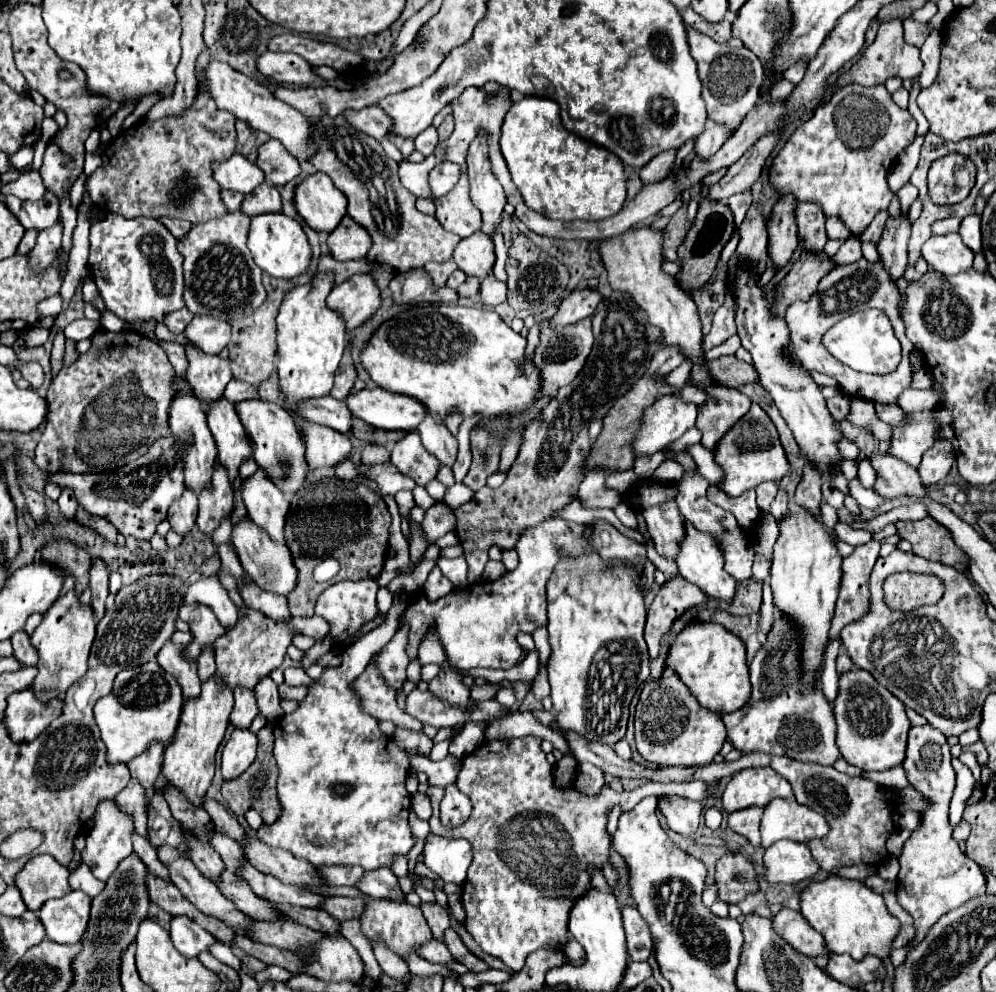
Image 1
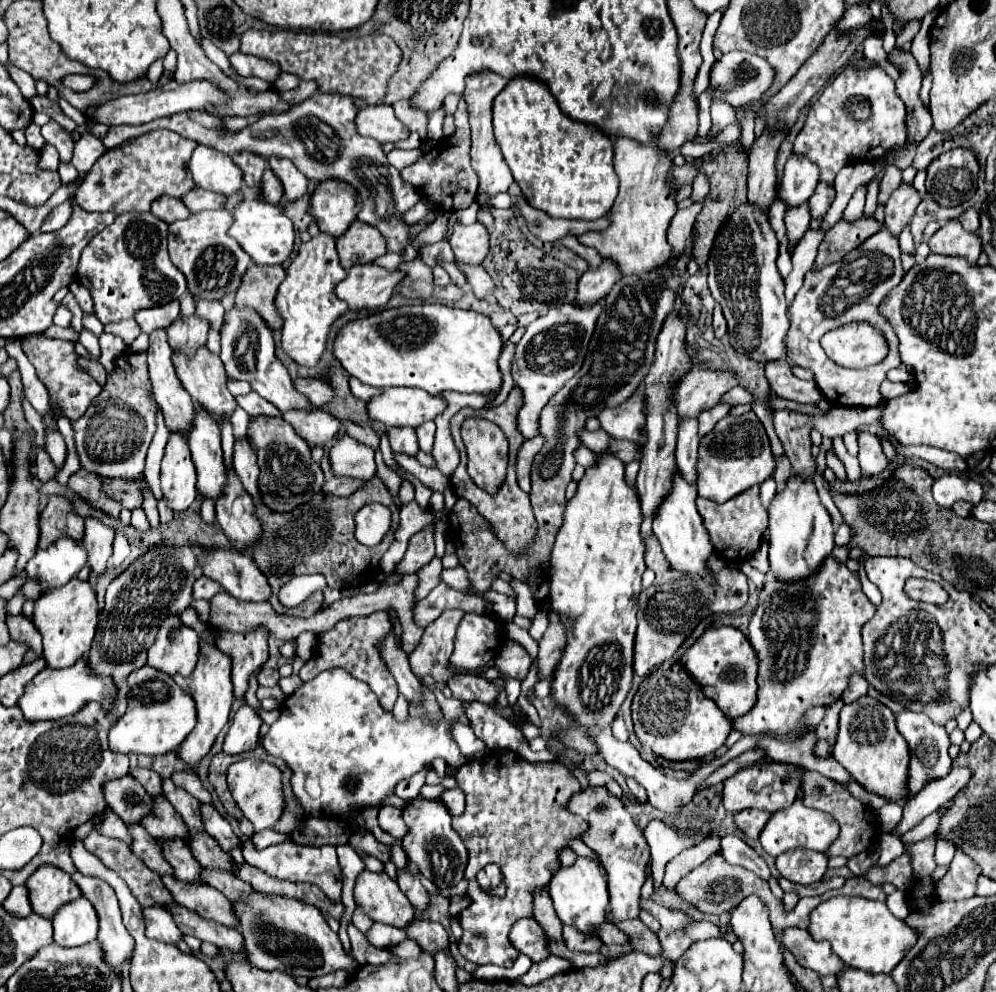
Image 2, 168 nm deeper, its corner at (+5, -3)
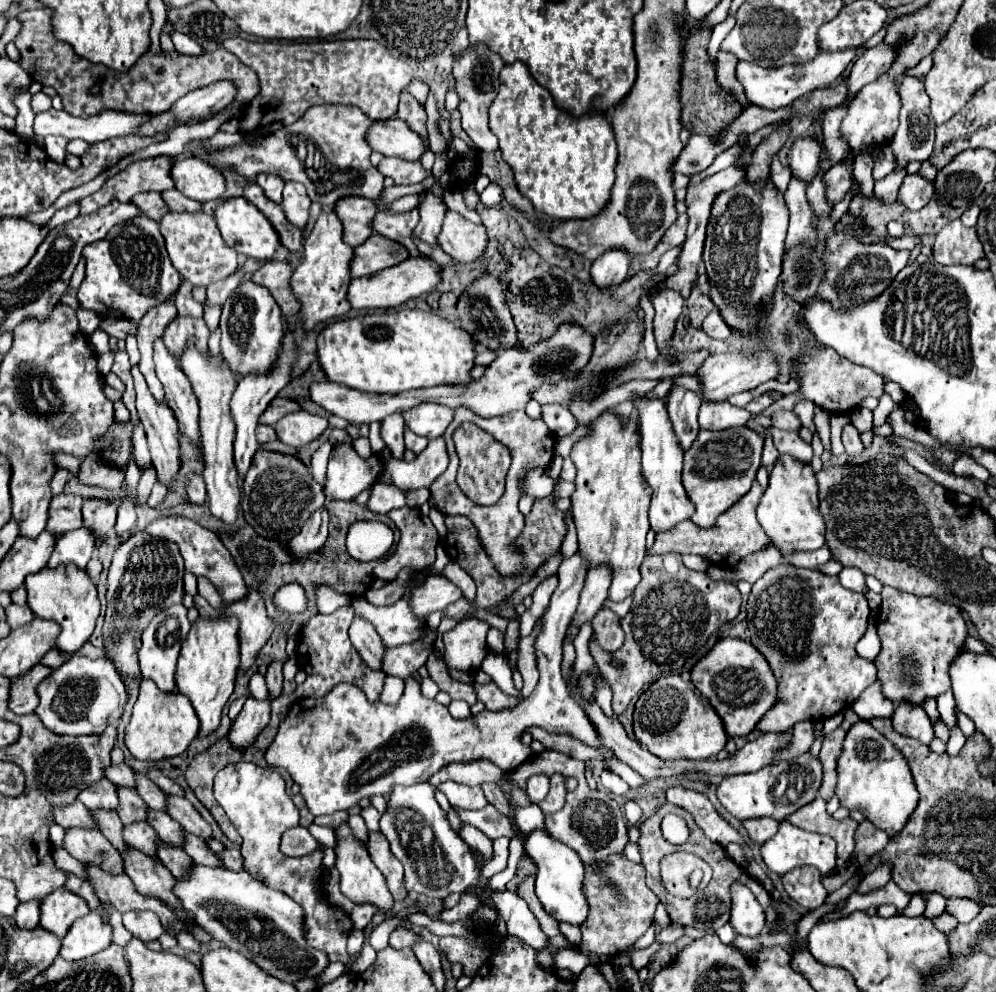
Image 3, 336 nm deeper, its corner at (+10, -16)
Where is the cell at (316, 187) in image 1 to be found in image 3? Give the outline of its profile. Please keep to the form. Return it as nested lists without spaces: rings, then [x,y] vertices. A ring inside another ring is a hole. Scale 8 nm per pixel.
[[[344,196],[342,200],[336,202],[334,212],[344,228],[342,240],[352,248],[360,246],[372,234],[372,218],[376,206],[372,206],[370,200],[358,196]]]

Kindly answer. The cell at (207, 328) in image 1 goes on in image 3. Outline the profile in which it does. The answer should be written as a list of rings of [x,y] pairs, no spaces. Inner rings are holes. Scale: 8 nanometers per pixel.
[[[242,270],[236,272],[236,276],[230,276],[228,280],[222,280],[220,284],[214,284],[212,288],[206,290],[206,302],[208,306],[224,306],[226,298],[232,294],[232,290],[238,286],[240,282],[240,276],[242,276]]]

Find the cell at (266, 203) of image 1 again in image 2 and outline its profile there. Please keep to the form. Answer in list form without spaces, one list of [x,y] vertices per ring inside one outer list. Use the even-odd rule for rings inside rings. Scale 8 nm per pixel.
[[[267,167],[265,175],[263,175],[263,201],[277,205],[281,199],[283,199],[281,181],[277,179],[277,175],[273,175],[271,167]]]

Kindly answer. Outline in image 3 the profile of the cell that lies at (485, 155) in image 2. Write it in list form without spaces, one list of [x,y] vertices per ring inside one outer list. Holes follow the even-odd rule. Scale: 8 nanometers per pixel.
[[[482,44],[480,48],[466,48],[464,56],[454,64],[454,78],[456,78],[456,94],[460,96],[460,114],[462,114],[462,128],[472,138],[474,146],[480,152],[494,152],[498,148],[496,136],[488,128],[488,108],[498,94],[498,74],[502,70],[502,60],[494,52],[488,52]]]

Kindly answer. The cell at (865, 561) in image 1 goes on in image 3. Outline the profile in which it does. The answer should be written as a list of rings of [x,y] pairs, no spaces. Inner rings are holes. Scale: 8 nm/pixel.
[[[780,564],[768,570],[754,586],[746,604],[748,610],[748,632],[752,646],[768,660],[776,680],[778,694],[776,704],[762,716],[754,730],[768,734],[788,730],[788,722],[804,720],[824,720],[840,712],[842,708],[852,706],[852,702],[876,682],[876,668],[870,660],[864,660],[856,654],[854,646],[864,636],[868,626],[868,602],[862,594],[844,588],[838,582],[838,576],[822,574],[820,570],[798,568],[792,564]]]

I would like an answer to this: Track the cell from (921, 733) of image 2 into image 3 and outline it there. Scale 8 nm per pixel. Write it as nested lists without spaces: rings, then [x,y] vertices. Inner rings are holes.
[[[898,704],[892,716],[892,728],[902,736],[920,740],[926,746],[930,746],[930,742],[936,738],[928,714],[922,708],[908,708],[908,704]]]

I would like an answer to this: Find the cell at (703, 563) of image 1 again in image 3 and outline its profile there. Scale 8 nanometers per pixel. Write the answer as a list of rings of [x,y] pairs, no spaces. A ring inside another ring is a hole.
[[[634,398],[632,400],[638,418],[640,418],[640,436],[642,436],[642,478],[652,490],[652,500],[648,508],[648,518],[650,518],[650,528],[656,534],[672,530],[678,522],[688,520],[694,512],[694,504],[688,498],[684,486],[682,486],[682,452],[676,448],[676,436],[672,436],[672,424],[668,420],[666,412],[666,402],[660,400],[644,400],[644,398]]]

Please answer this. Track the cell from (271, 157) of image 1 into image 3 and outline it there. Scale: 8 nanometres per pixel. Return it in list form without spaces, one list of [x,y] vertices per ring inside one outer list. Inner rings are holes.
[[[292,180],[284,182],[284,200],[282,200],[282,210],[288,218],[288,222],[296,228],[304,228],[308,220],[308,210],[310,210],[310,200],[304,192],[302,184],[296,184]]]

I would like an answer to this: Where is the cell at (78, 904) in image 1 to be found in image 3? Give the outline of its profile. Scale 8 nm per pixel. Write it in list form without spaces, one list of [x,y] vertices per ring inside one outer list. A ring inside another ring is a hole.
[[[88,912],[86,916],[78,918],[68,934],[62,938],[60,956],[64,960],[82,960],[86,956],[92,956],[112,942],[112,928],[110,924],[104,924],[100,916],[94,912]]]

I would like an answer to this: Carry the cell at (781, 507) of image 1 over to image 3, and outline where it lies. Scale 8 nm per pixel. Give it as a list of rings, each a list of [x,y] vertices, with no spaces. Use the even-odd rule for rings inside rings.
[[[768,430],[768,436],[766,436],[766,440],[764,440],[762,466],[764,466],[764,468],[772,468],[776,462],[778,462],[778,450],[774,448],[774,444],[772,444],[772,436],[770,436],[770,430]]]

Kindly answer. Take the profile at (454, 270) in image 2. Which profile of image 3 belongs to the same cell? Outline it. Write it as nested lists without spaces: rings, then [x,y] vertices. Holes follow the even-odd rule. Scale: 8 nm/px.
[[[416,208],[406,214],[386,214],[386,216],[376,214],[374,232],[402,244],[408,250],[408,258],[416,258],[416,256],[420,256],[420,250],[416,248],[416,244],[412,240],[412,230],[416,228],[418,220],[420,220],[420,216],[418,216]]]

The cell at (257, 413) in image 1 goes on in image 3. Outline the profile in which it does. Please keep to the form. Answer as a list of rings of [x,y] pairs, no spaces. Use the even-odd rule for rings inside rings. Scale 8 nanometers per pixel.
[[[258,450],[252,458],[252,466],[244,480],[244,496],[242,496],[242,512],[246,522],[264,538],[290,542],[296,532],[300,532],[302,524],[324,506],[322,486],[312,478],[310,470],[296,456]]]

